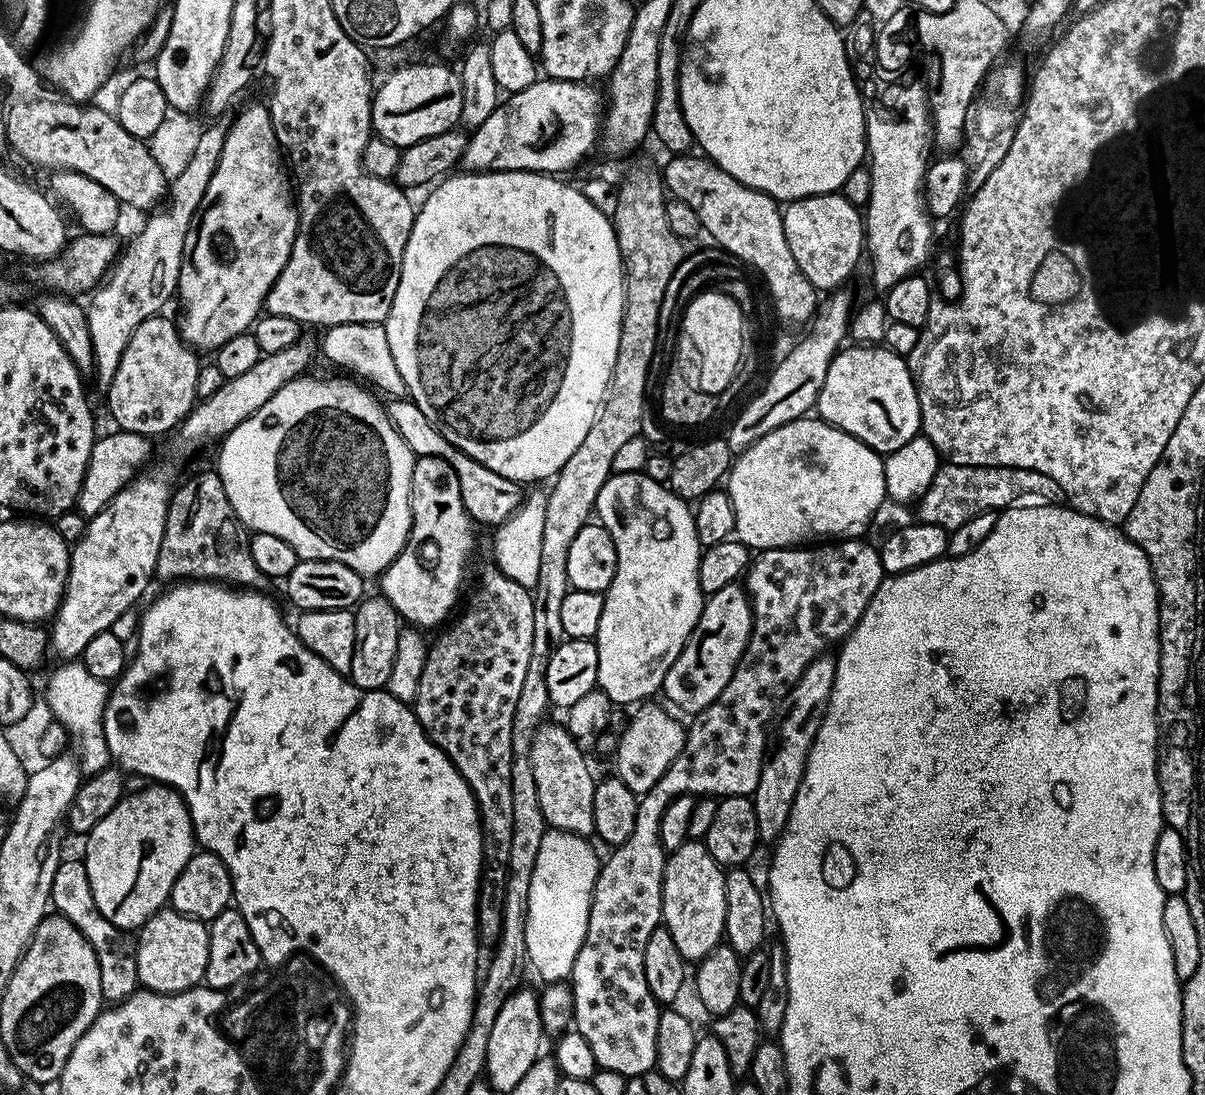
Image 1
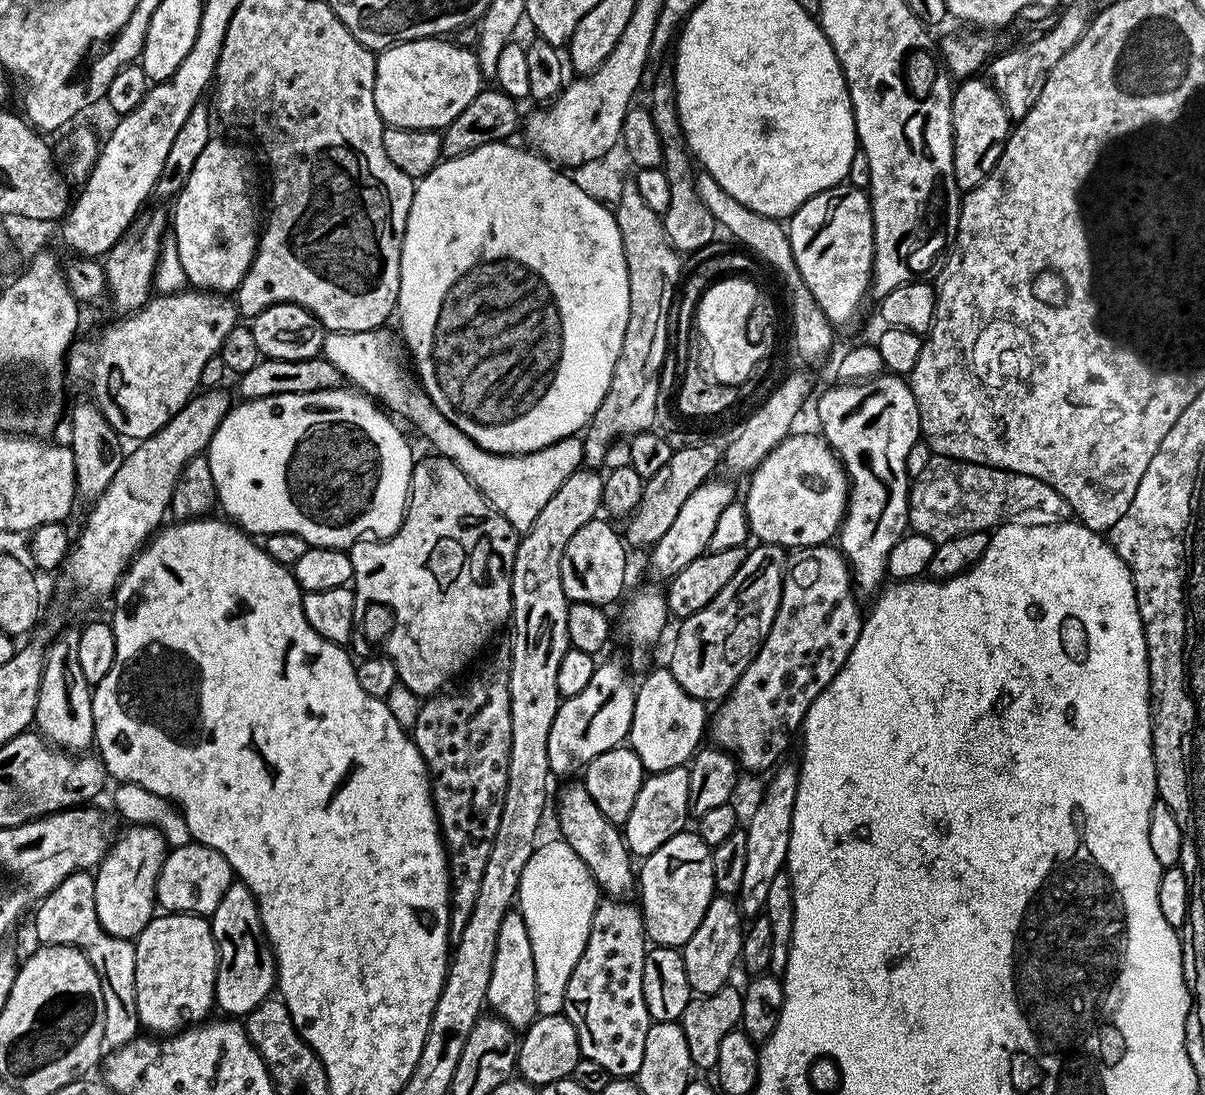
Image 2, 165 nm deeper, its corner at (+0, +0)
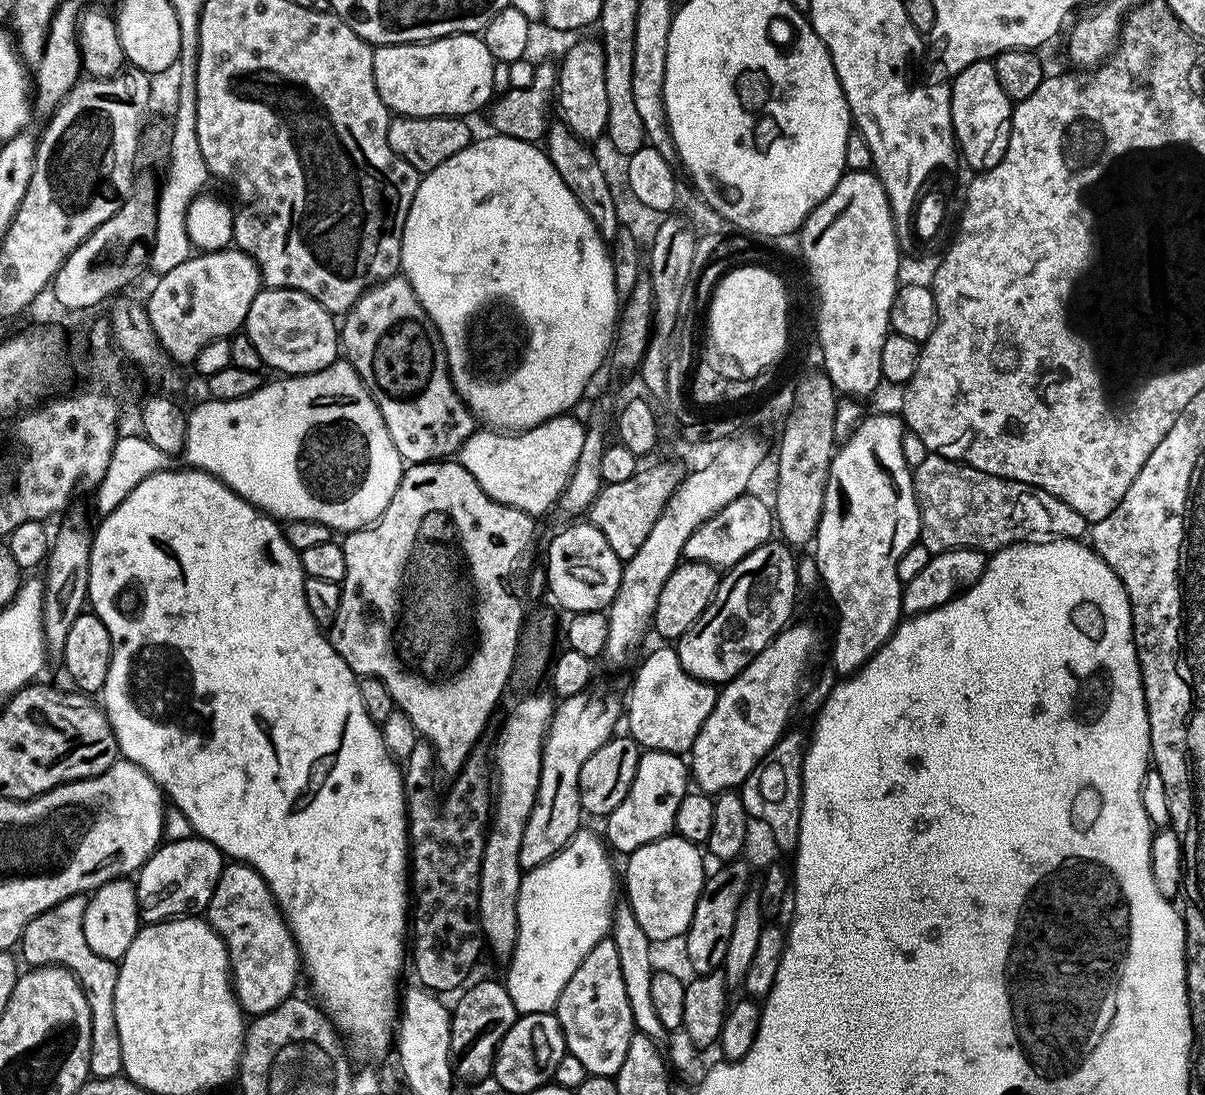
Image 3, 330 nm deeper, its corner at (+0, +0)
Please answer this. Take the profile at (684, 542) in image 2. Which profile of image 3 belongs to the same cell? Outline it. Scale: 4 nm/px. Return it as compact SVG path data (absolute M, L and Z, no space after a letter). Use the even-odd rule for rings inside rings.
M579 692L555 705L552 721L548 723L548 734L544 737L542 770L534 810L530 810L530 818L522 836L520 862L525 869L537 868L561 852L572 841L574 833L580 831L582 809L578 794L578 774L582 774L586 758L590 758L598 746L612 739L619 720L621 723L622 700L612 692Z

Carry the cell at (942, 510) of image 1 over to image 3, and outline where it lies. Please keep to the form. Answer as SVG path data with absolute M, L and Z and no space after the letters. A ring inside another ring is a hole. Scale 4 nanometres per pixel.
M929 454L922 466L914 469L912 484L916 488L916 504L920 508L919 543L926 546L929 554L948 552L952 548L977 548L979 552L991 554L1012 544L1031 541L1034 537L1050 538L1052 518L1058 514L1052 512L1052 508L1060 506L1057 496L1035 488L1033 484L991 476L959 460L948 460L935 454Z

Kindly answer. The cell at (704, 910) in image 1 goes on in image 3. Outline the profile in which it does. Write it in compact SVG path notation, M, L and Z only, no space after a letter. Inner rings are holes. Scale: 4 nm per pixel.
M669 834L642 846L638 850L627 853L628 865L622 868L622 888L628 891L626 902L634 910L634 918L638 918L638 926L646 930L650 939L678 938L688 931L690 922L694 918L694 910L698 906L698 898L704 889L706 871L704 872L705 857L700 857L701 849L691 844L686 838Z

